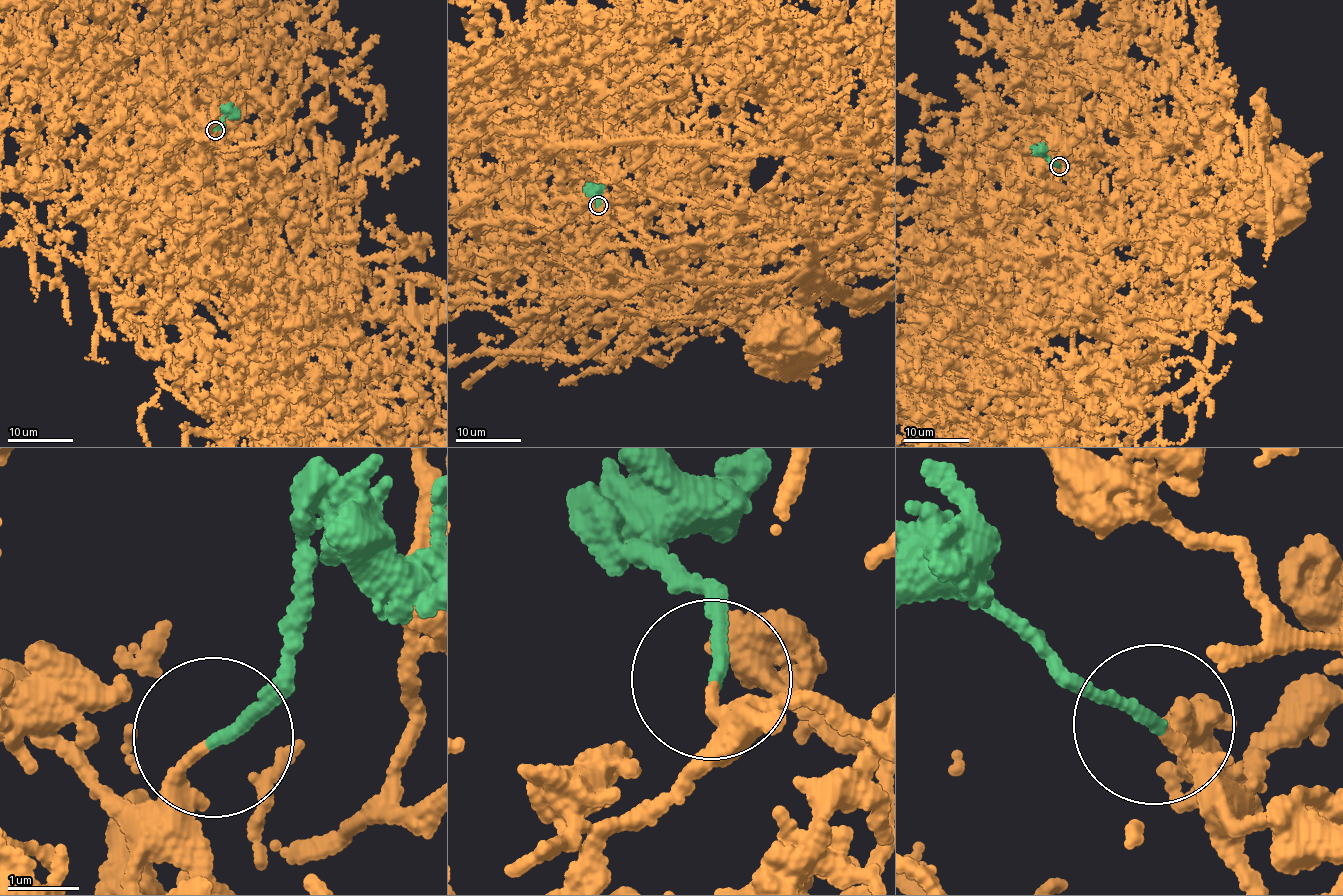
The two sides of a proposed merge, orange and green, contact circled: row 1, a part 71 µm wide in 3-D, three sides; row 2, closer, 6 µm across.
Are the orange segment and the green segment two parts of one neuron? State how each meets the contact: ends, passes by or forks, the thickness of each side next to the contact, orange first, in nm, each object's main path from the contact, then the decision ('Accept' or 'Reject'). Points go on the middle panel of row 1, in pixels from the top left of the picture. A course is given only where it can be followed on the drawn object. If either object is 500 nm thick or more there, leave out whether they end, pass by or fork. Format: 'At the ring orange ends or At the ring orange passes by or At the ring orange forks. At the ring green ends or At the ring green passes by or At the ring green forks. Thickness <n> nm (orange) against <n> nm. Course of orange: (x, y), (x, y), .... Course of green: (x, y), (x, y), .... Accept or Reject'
At the ring orange passes by. At the ring green ends. Thickness 110 nm (orange) against 180 nm. Course of orange: (597, 206), (611, 206), (642, 227), (678, 273), (696, 280), (729, 285), (797, 281), (802, 326), (789, 349). Course of green: (598, 205), (598, 197), (593, 192), (603, 184). Accept

